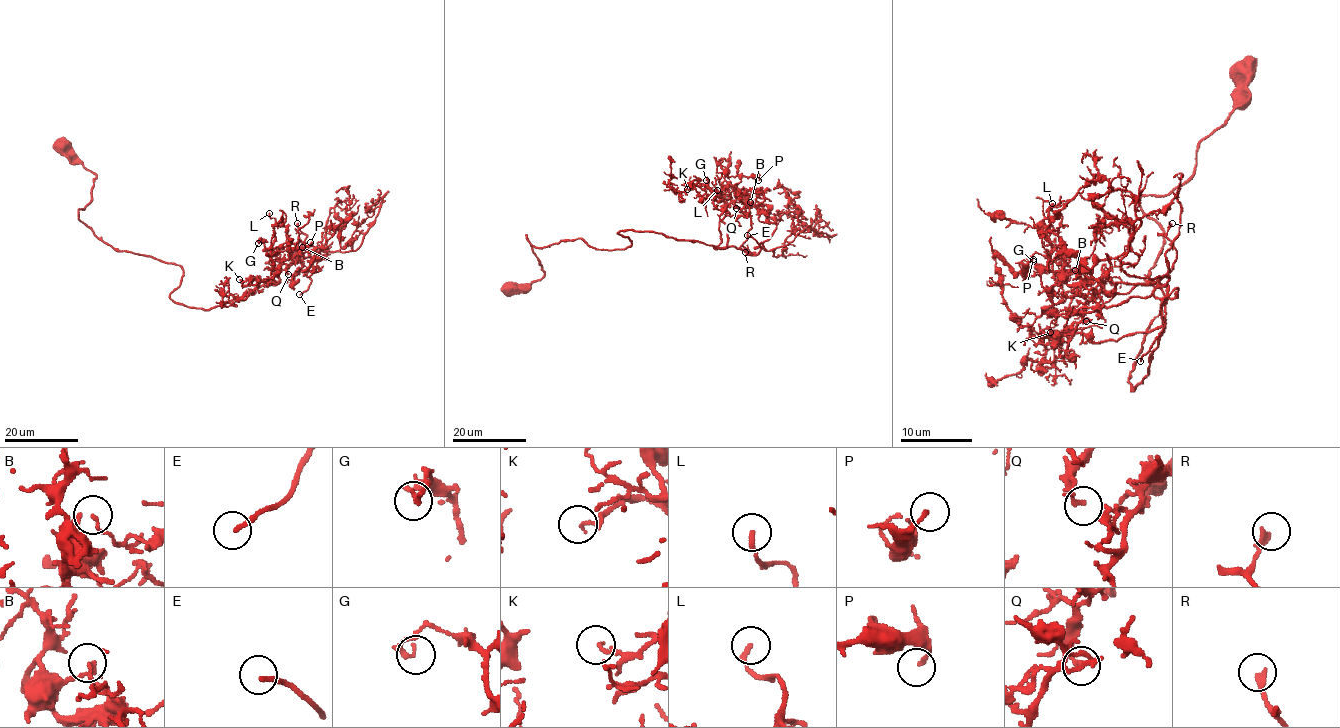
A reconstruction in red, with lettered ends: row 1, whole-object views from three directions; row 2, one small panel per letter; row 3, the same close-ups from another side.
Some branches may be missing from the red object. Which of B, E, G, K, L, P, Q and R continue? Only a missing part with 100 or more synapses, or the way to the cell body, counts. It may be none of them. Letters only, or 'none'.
E

